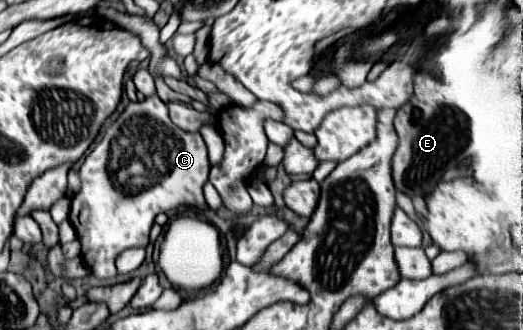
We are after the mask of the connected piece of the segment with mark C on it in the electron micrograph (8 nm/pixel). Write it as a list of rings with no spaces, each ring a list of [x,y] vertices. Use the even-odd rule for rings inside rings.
[[[145,97],[143,101],[129,103],[123,115],[103,131],[103,139],[85,157],[81,173],[81,191],[71,199],[69,221],[77,231],[81,243],[81,257],[91,273],[99,279],[111,279],[117,275],[115,257],[132,247],[146,247],[149,231],[155,217],[161,211],[173,211],[181,205],[191,205],[199,209],[209,209],[203,195],[203,185],[209,179],[211,163],[207,155],[207,145],[201,133],[189,133],[179,129],[171,119],[167,105],[157,97]]]

